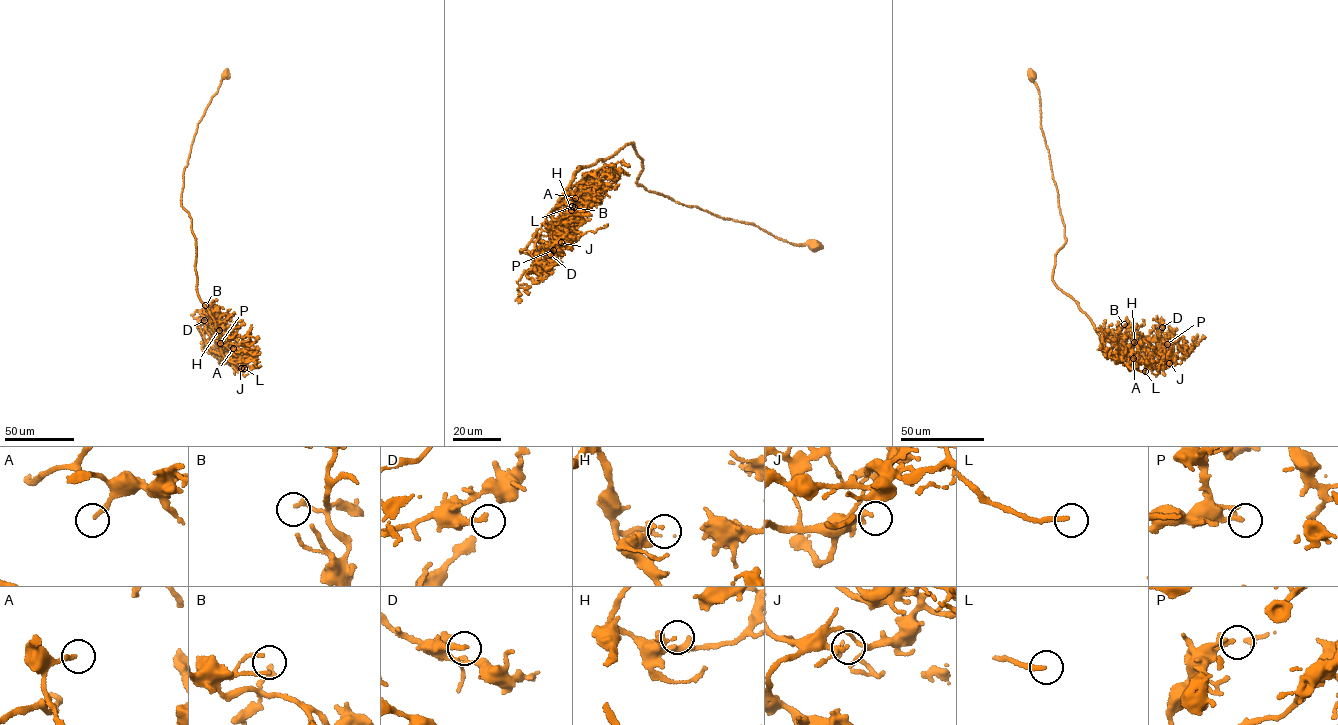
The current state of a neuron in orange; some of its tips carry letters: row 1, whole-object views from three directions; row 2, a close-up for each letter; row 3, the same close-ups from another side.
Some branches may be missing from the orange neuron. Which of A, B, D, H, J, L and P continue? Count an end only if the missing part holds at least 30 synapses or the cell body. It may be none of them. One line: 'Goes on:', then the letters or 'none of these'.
Goes on: A, L

